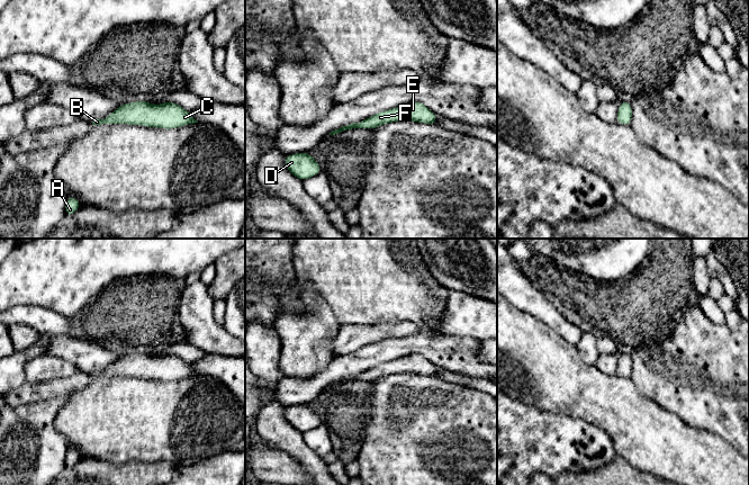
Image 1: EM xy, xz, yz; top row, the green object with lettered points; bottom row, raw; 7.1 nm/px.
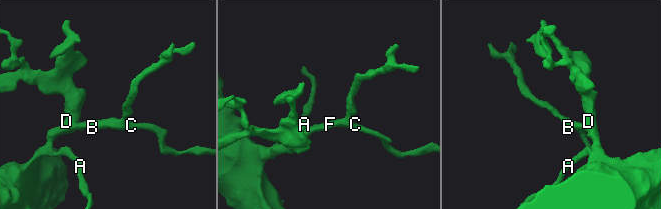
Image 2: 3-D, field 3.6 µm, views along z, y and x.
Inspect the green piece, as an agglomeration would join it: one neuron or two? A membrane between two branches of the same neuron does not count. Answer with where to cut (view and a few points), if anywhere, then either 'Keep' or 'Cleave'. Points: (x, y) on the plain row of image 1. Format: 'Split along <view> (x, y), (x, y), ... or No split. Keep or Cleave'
No split. Keep

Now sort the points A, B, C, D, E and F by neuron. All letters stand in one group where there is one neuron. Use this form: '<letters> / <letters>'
A B C D E F

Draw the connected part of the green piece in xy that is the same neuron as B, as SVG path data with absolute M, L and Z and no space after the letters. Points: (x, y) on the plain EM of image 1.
M146 352L121 356L103 371L92 374L93 377L126 376L163 381L179 380L195 375L198 374L191 366L175 354L166 353L164 356L153 357Z

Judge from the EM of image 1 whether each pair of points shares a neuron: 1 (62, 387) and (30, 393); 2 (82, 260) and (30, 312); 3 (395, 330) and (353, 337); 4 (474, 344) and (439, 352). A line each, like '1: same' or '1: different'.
1: same
2: different
3: same
4: same

